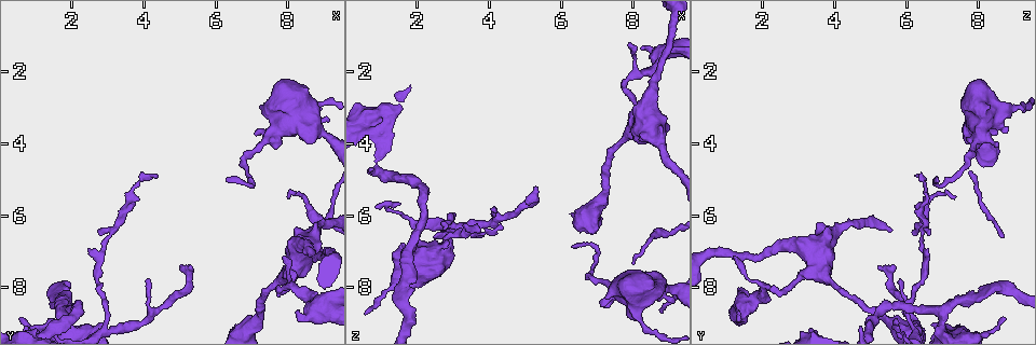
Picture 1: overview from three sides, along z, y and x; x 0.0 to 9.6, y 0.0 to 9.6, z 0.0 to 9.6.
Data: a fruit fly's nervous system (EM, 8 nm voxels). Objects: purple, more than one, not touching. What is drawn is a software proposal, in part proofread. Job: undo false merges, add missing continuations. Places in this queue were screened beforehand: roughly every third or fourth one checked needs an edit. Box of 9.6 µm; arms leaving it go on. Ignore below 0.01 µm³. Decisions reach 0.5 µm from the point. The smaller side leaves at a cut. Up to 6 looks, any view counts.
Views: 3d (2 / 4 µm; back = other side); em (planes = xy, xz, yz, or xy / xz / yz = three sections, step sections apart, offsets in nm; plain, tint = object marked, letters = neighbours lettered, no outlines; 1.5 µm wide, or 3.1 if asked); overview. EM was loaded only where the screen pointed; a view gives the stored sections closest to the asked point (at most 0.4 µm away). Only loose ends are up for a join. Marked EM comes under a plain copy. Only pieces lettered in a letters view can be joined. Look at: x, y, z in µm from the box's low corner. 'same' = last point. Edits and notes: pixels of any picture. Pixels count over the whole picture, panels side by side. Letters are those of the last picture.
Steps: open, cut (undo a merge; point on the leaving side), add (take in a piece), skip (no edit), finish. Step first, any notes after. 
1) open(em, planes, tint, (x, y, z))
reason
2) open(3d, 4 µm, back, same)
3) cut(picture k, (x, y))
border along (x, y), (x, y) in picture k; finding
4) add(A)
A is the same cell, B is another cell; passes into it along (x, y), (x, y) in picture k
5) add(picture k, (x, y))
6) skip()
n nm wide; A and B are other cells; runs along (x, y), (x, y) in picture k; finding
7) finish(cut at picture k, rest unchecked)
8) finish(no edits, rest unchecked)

open(em, planes, letters, (1.80, 8.70, 6.95))
thin arm on a thick one

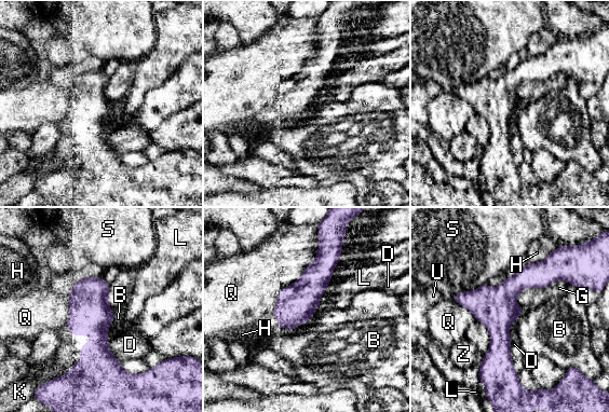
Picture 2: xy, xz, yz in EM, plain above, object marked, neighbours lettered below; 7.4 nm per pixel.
skip()
280 nm wide; B, D, G, H, K, L, Q, S, U and Z are other cells; border along (319, 224), (315, 259), (272, 311) in picture 2; one cell here

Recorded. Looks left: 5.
open(em, yz, step 8, tint, (5.30, 7.40, 5.20))
branch stops here

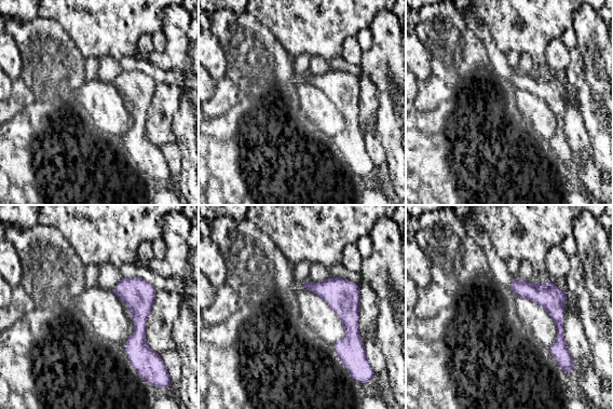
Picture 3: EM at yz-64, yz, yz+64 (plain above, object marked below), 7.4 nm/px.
open(em, planes, letters, same)
cut it another way

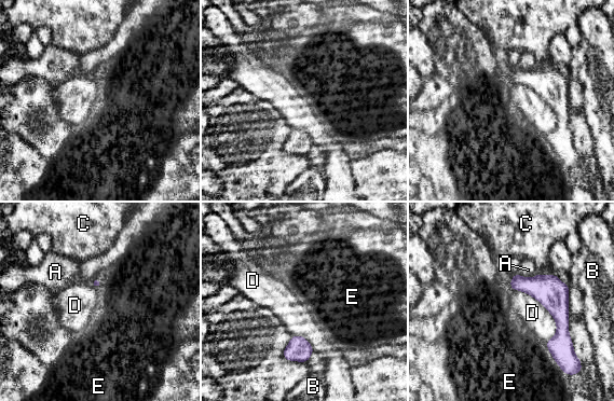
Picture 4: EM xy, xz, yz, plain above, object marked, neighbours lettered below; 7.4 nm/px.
skip()
A, B, C, D and E are other cells; border along (508, 284), (512, 288) in picture 4; none of them fits

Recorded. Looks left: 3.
open(3d, 4 µm, (8.70, 6.60, 3.90))
thick turns thin

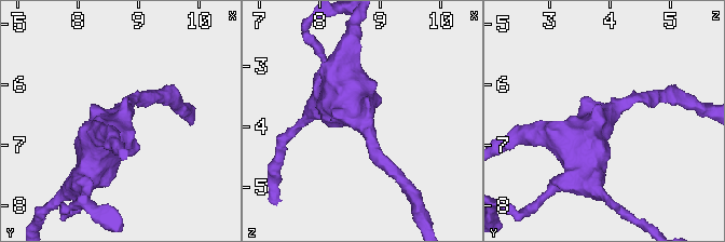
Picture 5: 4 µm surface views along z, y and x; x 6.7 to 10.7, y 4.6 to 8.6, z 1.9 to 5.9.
open(em, xy, step 8, letters, (8.65, 6.65, 3.85))
now the EM

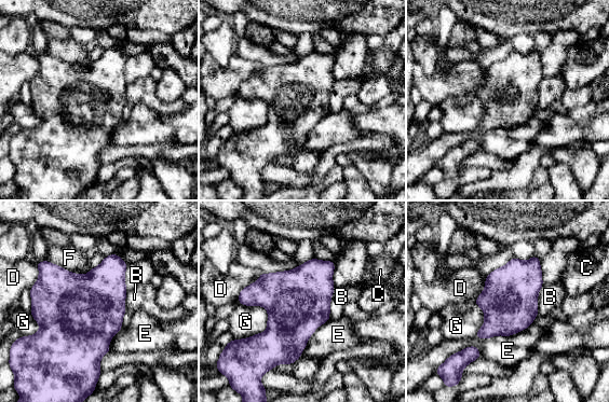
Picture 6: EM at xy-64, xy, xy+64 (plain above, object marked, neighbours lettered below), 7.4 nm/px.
open(em, planes, letters, same)
cut it another way

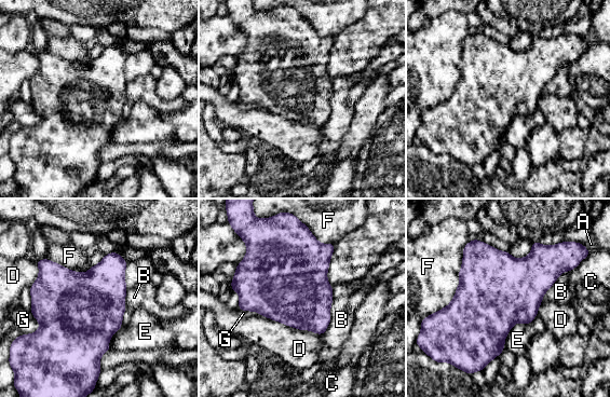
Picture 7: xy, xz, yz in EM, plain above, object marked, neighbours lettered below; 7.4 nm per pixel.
skip()
F touches over 550 nm; A, B, C, D, E, F and G are other cells; border along (464, 246), (455, 297), (437, 311) in picture 7; all the same cell

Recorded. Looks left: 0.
finish(no edits, rest unchecked)

